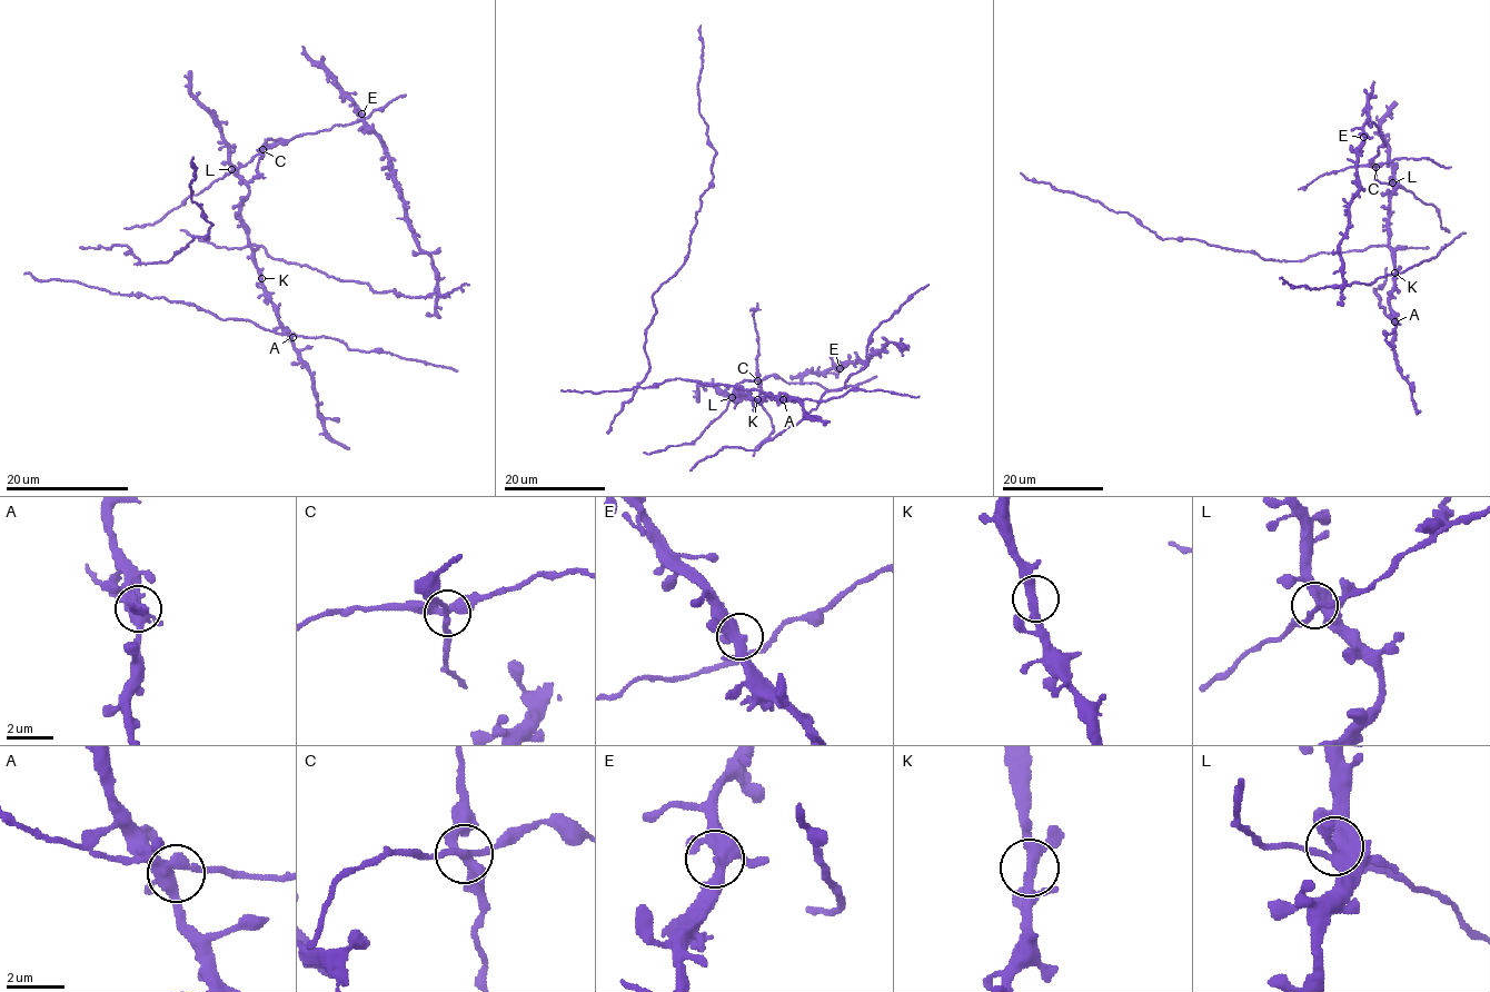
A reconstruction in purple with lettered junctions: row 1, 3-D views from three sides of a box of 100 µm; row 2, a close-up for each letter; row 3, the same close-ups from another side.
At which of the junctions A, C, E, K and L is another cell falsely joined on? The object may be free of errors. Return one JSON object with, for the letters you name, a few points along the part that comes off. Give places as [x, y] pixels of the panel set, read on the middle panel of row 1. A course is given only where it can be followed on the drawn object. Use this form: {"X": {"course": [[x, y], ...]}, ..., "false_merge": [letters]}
{"C": {"course": [[757, 380], [761, 406], [771, 420], [773, 432], [752, 456]]}, "false_merge": ["C"]}

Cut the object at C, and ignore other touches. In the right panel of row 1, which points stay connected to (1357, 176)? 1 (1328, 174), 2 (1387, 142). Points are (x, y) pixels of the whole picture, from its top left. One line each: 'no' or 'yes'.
1: no
2: yes

